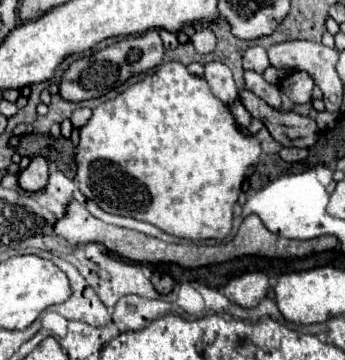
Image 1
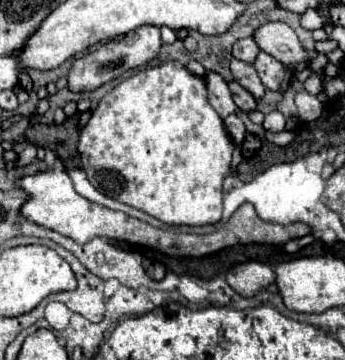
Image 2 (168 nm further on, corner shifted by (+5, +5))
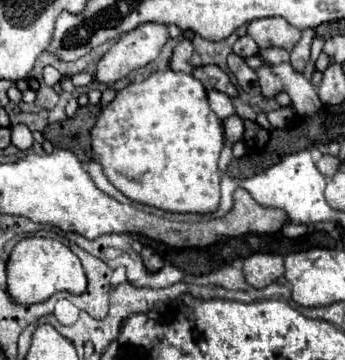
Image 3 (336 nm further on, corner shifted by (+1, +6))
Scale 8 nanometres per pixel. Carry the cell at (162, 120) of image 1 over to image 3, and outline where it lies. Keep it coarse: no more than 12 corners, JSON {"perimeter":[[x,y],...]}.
{"perimeter":[[153,72],[91,146],[129,200],[219,208],[223,122],[203,84]]}

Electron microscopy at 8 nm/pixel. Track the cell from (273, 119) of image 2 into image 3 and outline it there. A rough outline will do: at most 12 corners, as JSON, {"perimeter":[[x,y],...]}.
{"perimeter":[[315,28],[303,30],[291,50],[291,66],[303,72],[309,62]]}

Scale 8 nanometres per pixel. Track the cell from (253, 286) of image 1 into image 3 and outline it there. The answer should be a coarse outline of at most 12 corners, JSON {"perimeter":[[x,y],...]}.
{"perimeter":[[253,254],[243,260],[243,276],[265,288],[283,276],[283,258]]}

